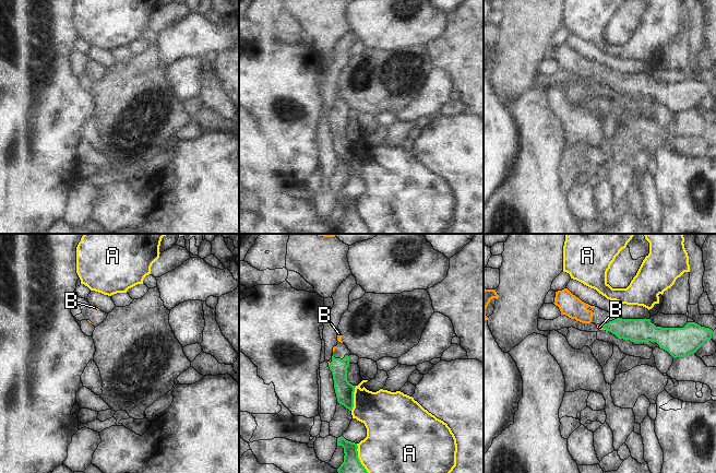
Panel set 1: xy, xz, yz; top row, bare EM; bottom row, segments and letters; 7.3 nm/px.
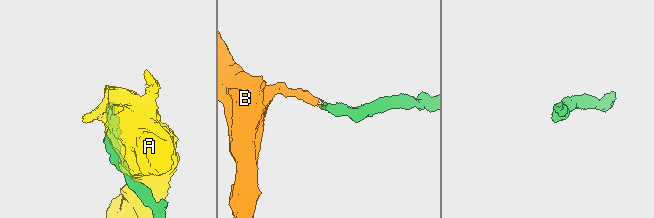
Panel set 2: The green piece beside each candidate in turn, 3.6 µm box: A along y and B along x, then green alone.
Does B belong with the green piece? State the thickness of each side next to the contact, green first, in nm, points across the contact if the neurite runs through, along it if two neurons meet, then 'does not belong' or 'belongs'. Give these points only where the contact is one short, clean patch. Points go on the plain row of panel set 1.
180 nm thick on the green side, 40 nm on the other; runs through yz (636, 85), (603, 82), (599, 82); belongs

